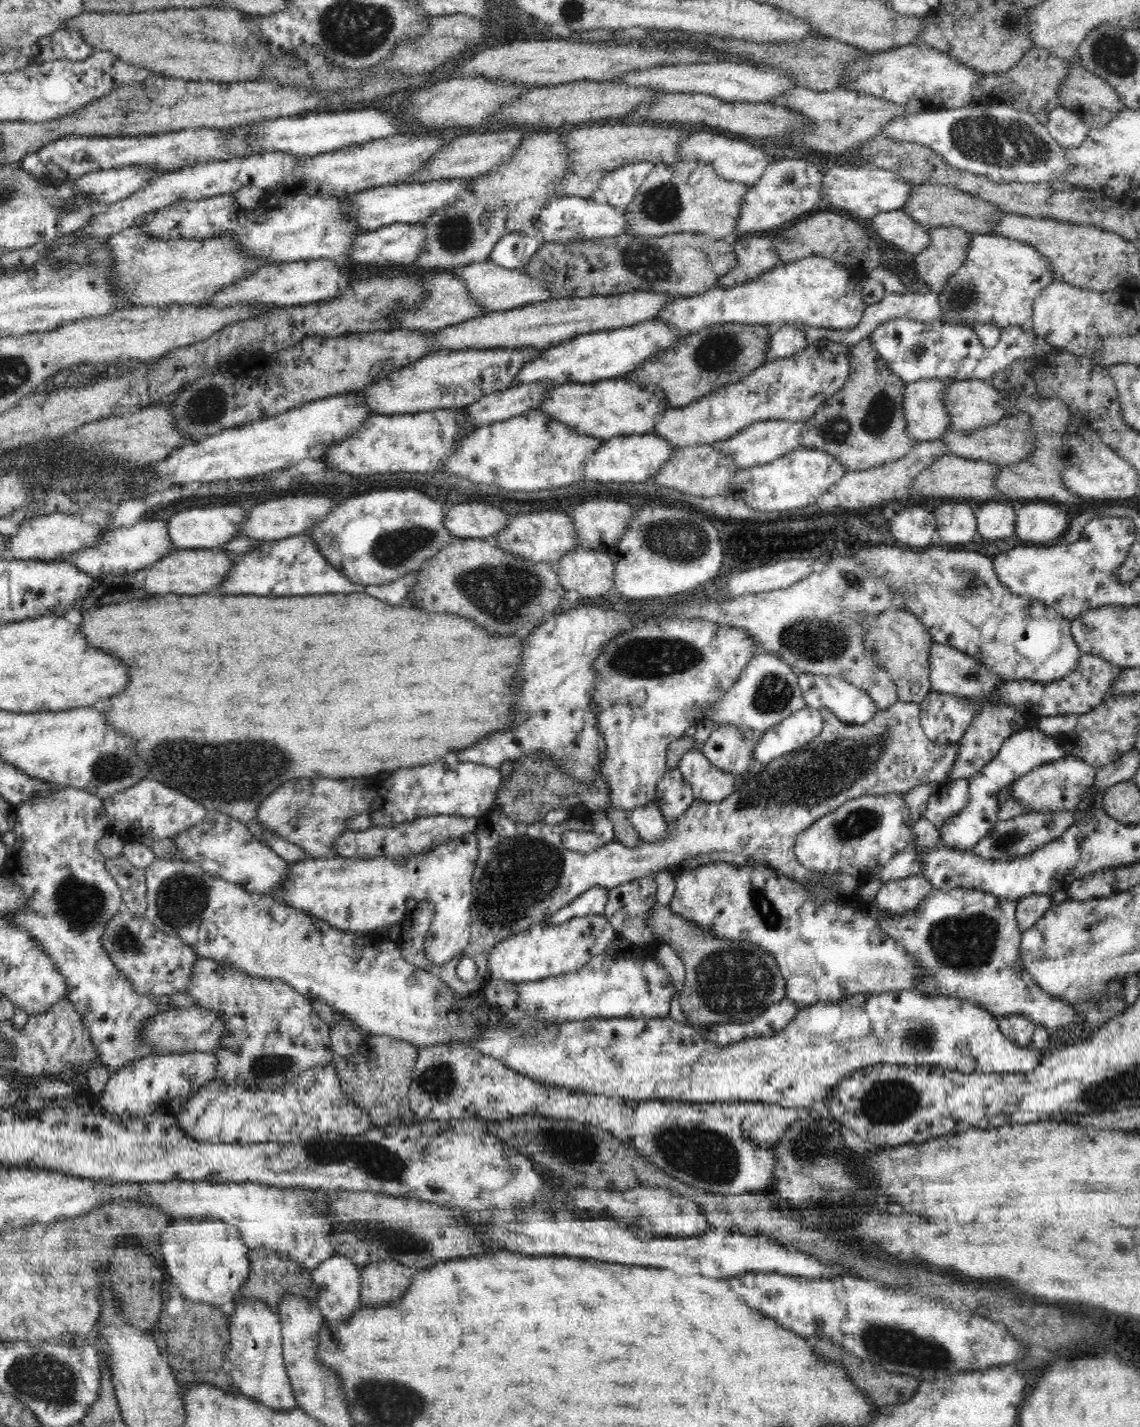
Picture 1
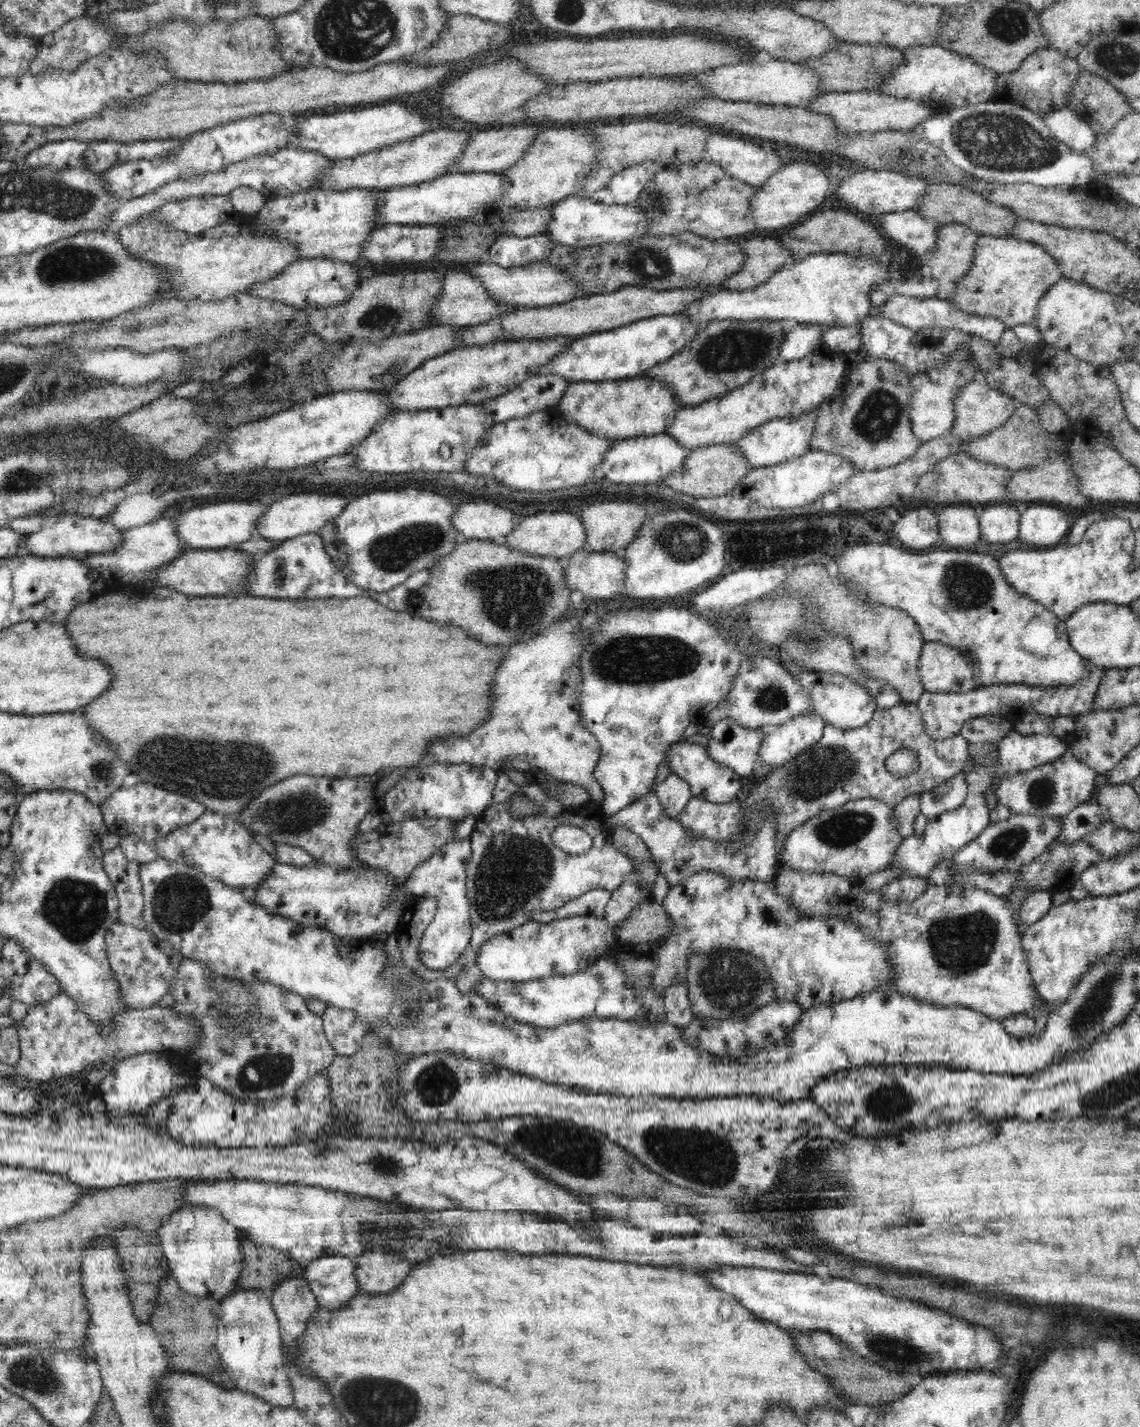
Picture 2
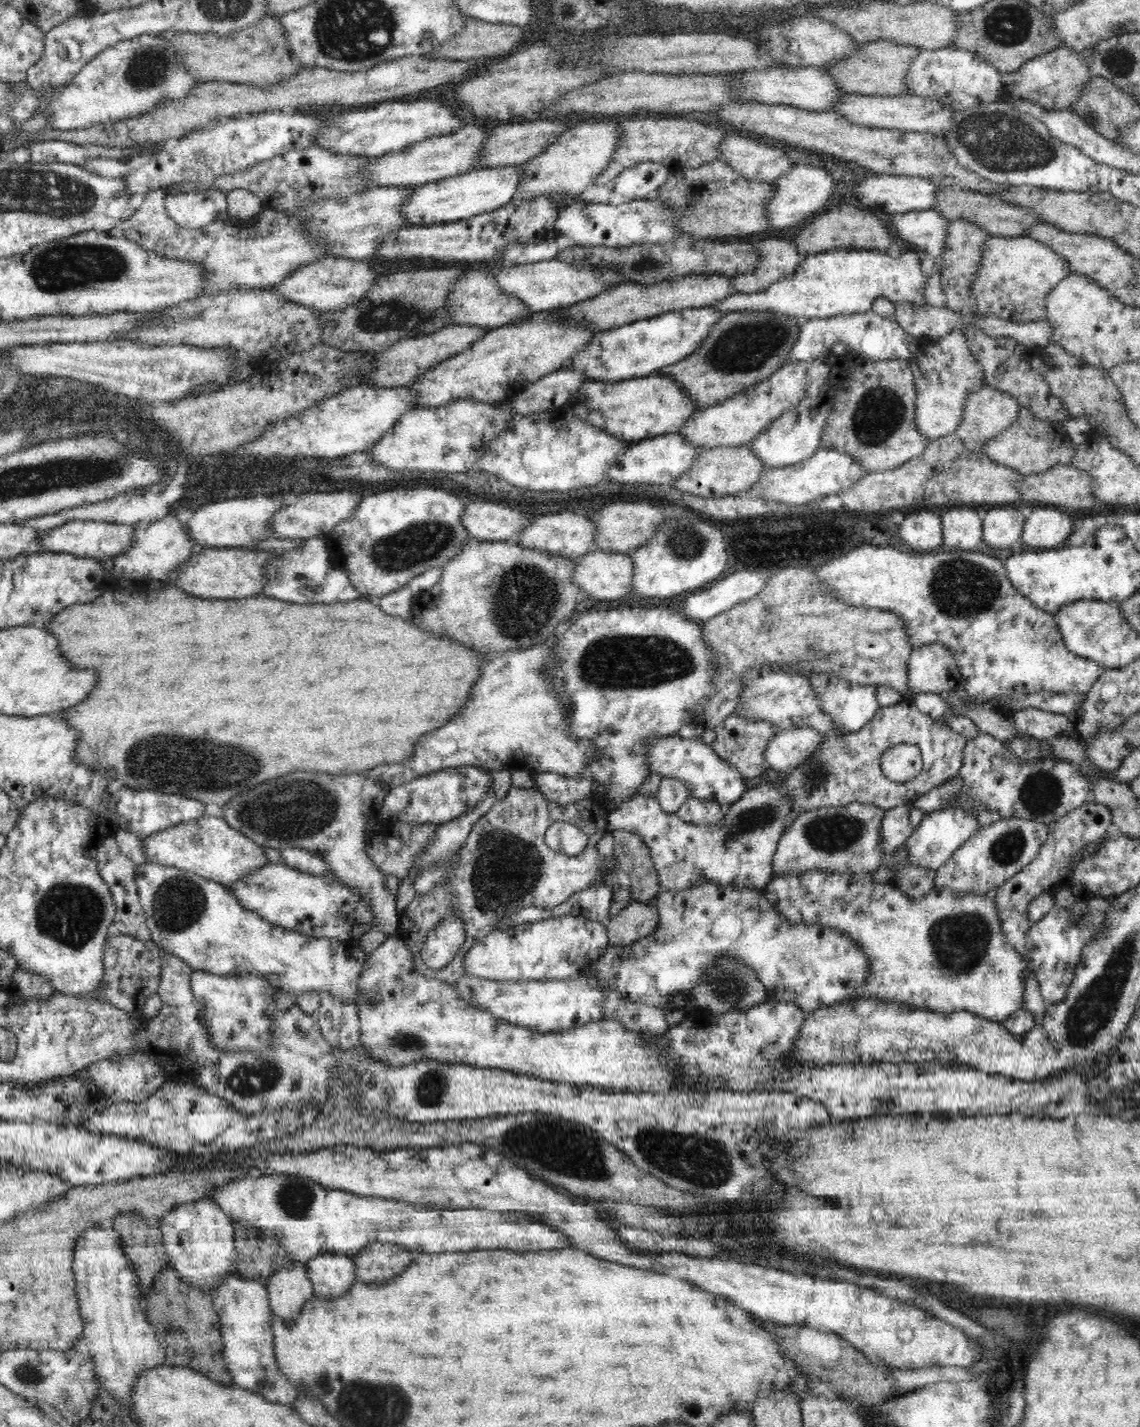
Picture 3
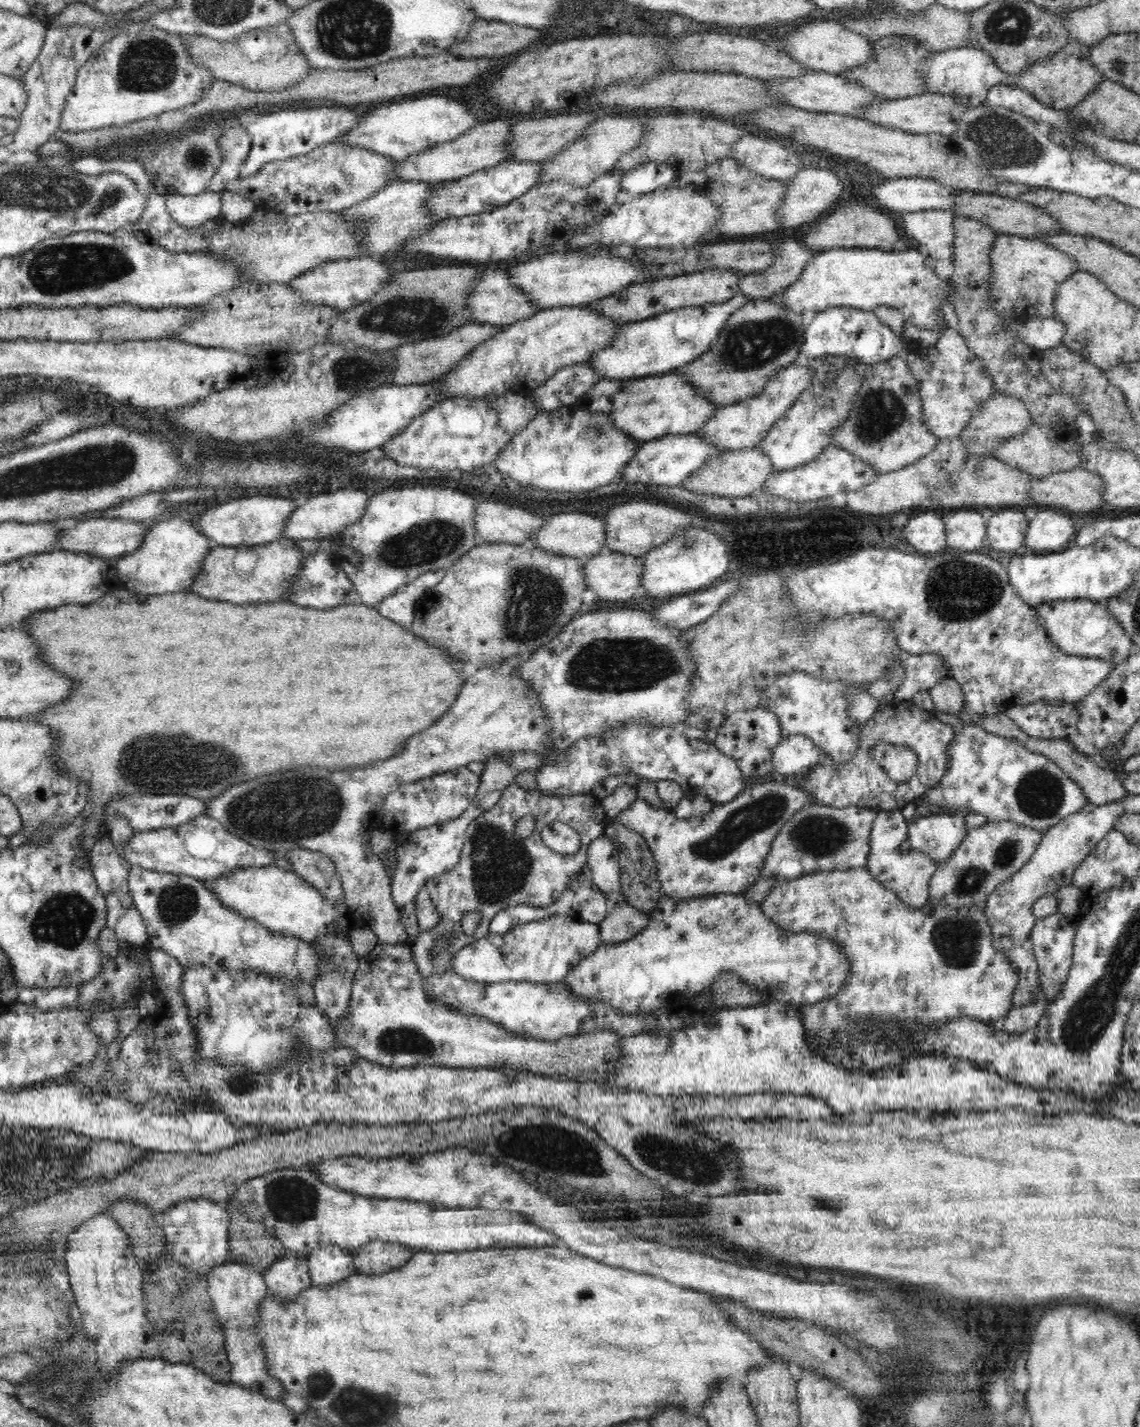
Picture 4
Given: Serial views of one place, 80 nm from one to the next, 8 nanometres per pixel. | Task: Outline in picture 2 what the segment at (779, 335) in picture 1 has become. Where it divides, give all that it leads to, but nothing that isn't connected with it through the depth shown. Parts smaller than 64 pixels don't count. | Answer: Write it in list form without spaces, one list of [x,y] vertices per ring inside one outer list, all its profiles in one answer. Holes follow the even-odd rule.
[[[820,323],[793,324],[784,344],[780,346],[781,361],[803,360],[812,355],[818,346],[824,343],[822,330],[829,330],[830,326]]]

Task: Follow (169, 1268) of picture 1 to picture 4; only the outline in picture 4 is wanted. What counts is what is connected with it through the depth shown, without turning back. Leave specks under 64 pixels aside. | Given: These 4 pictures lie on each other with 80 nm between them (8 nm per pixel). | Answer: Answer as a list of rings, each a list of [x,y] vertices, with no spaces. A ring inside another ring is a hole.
[[[202,1197],[182,1199],[163,1210],[159,1219],[165,1232],[165,1252],[176,1260],[181,1268],[207,1276],[207,1272],[211,1268],[222,1264],[226,1257],[230,1256],[228,1231],[231,1220],[225,1203]]]

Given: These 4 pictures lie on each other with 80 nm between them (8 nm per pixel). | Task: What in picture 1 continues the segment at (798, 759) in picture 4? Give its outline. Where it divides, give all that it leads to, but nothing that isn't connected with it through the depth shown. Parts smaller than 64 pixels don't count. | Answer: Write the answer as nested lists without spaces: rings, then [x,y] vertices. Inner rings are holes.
[[[806,706],[759,734],[752,752],[753,759],[770,764],[818,738],[822,729],[821,712]]]

